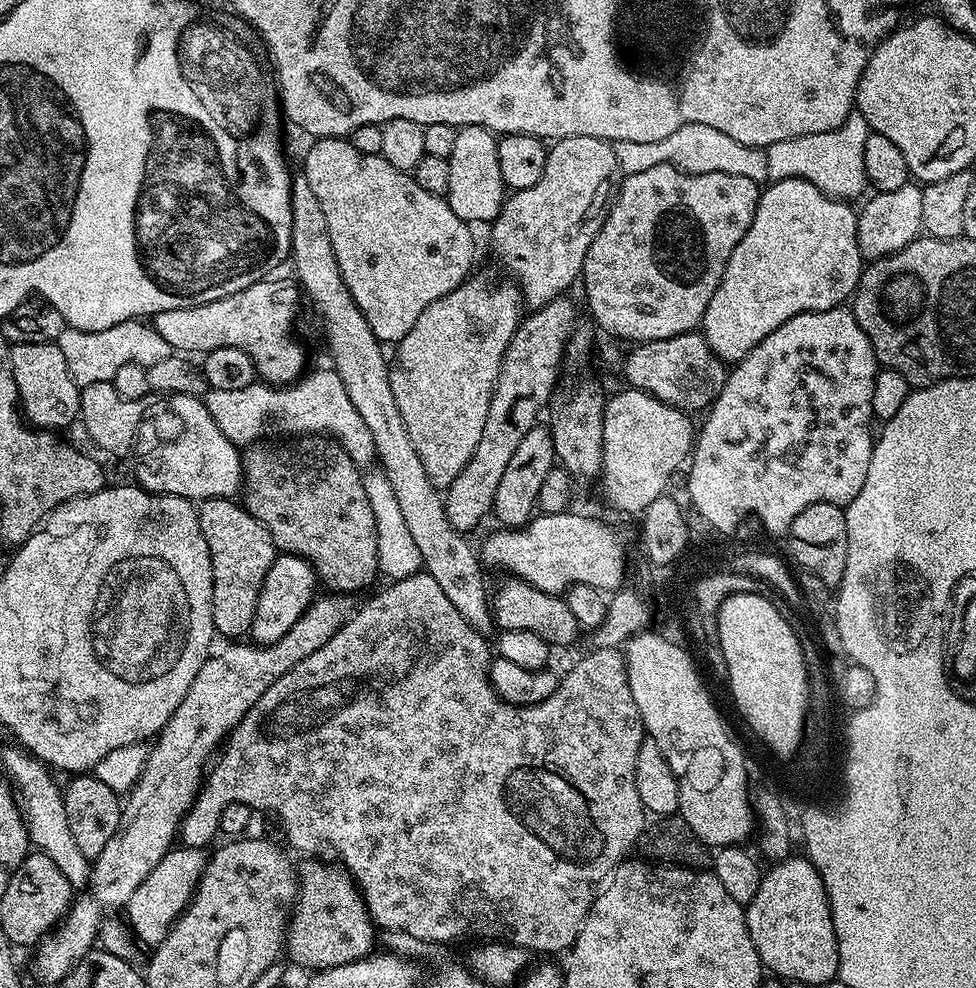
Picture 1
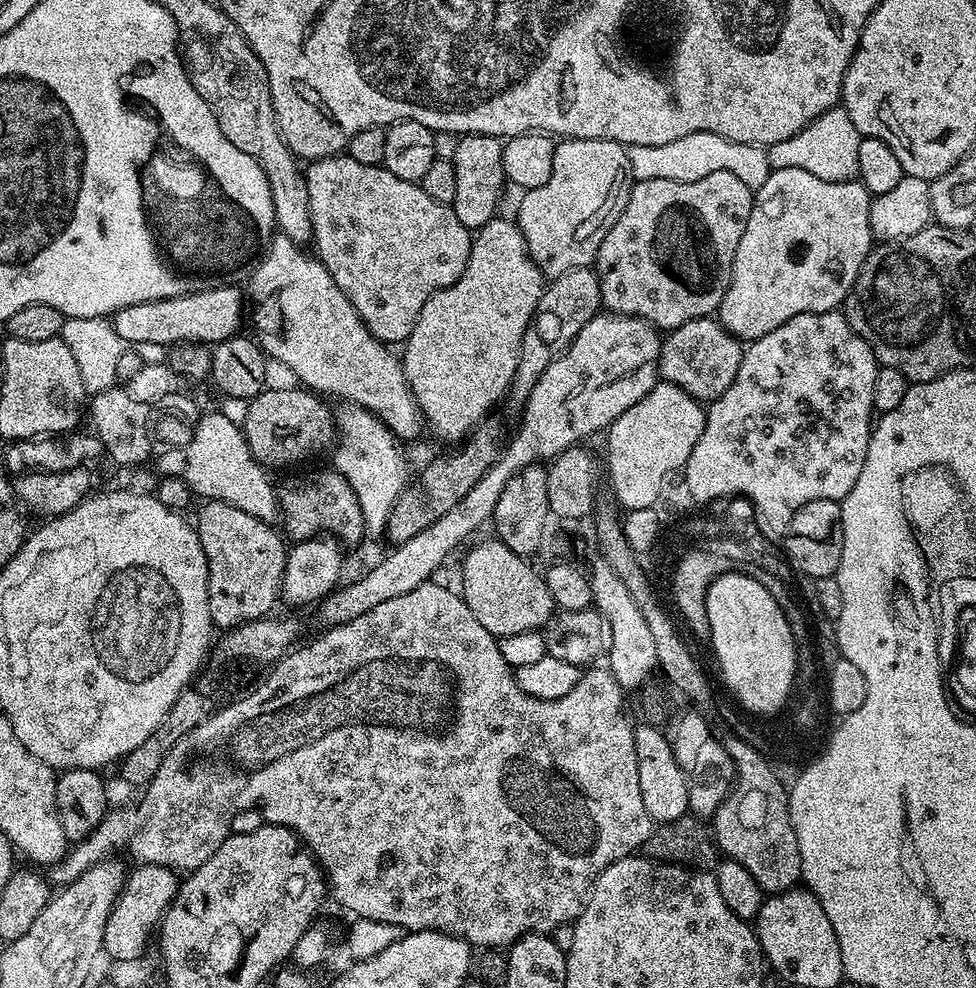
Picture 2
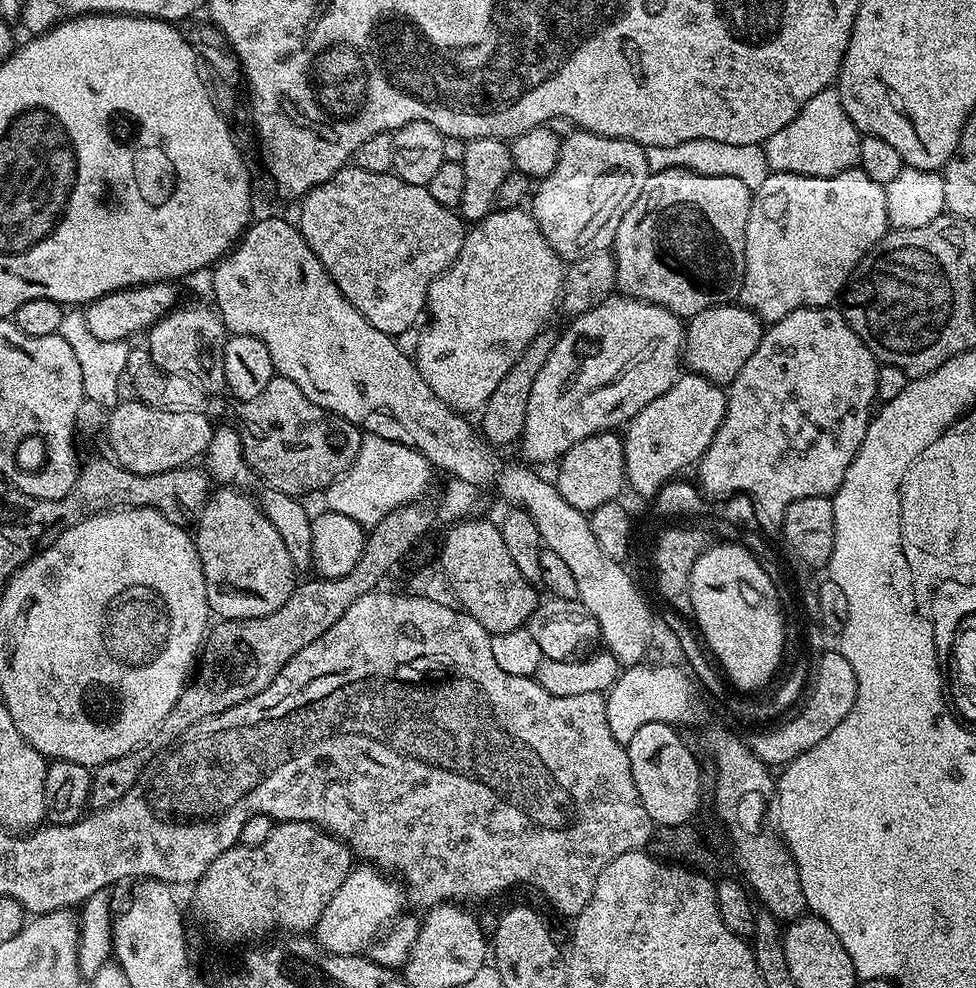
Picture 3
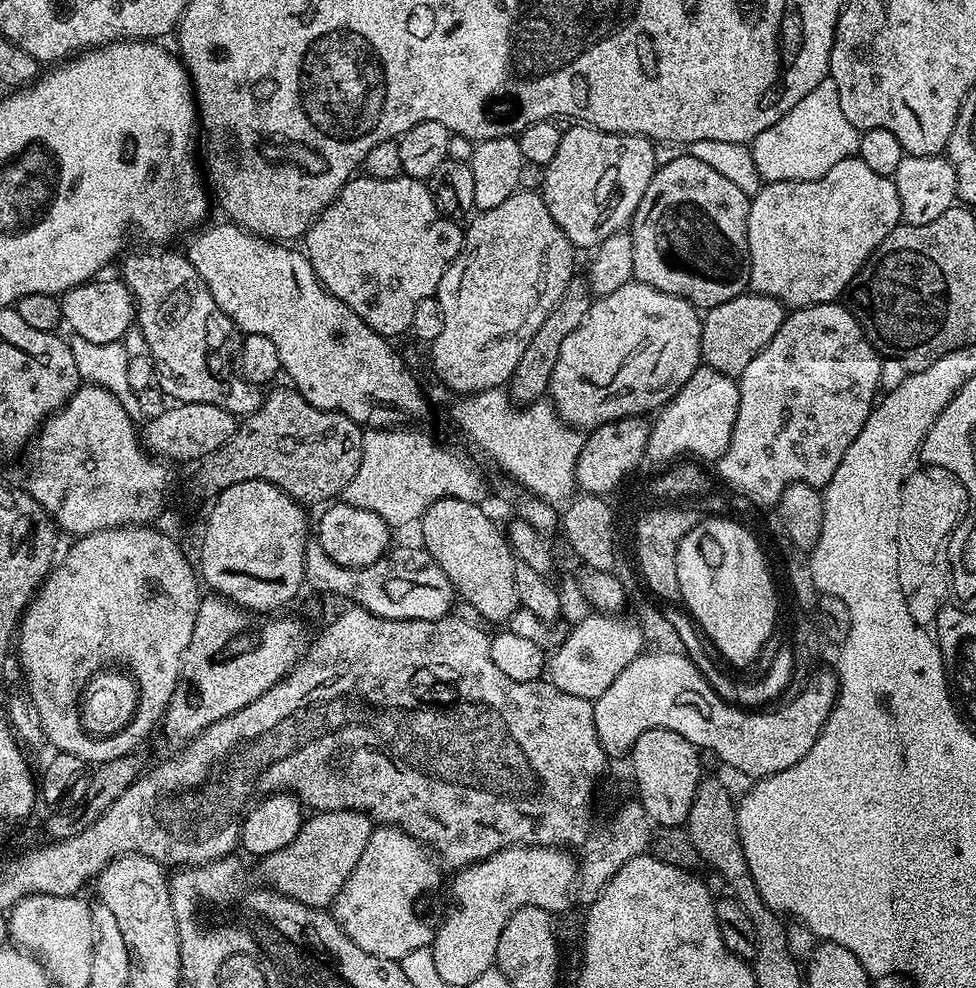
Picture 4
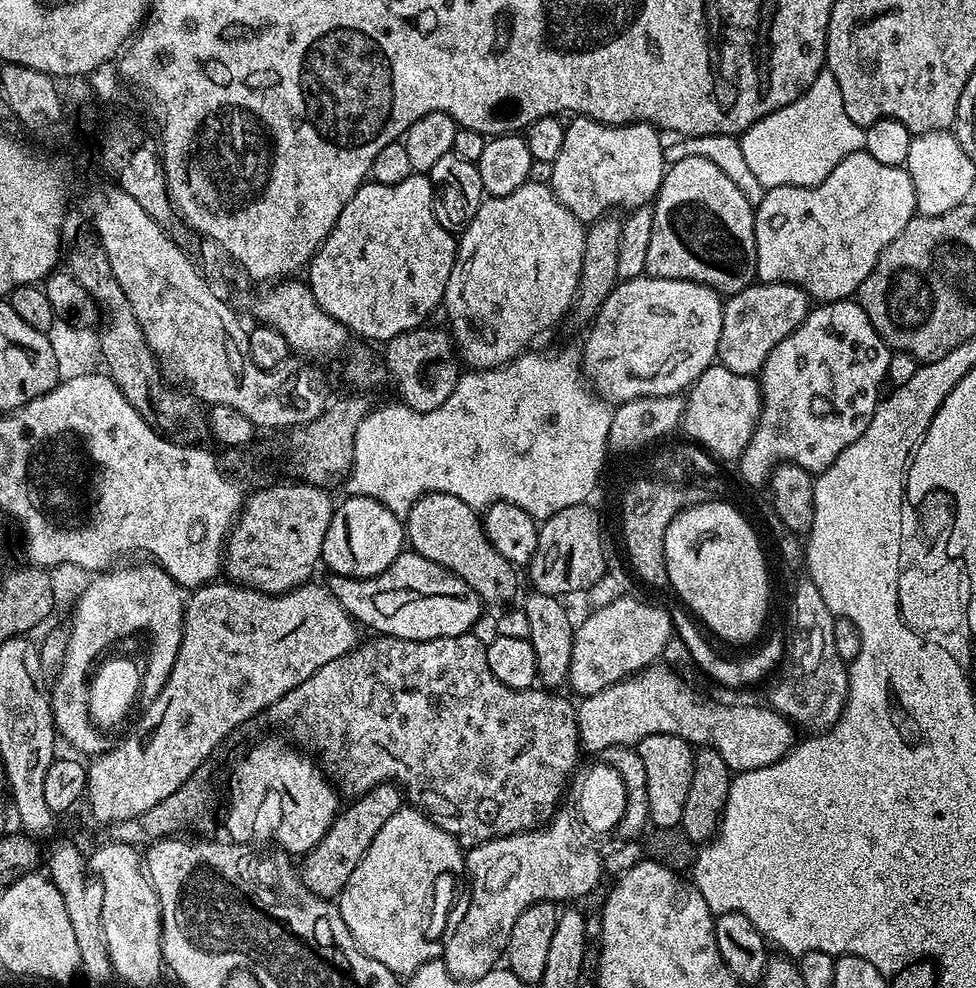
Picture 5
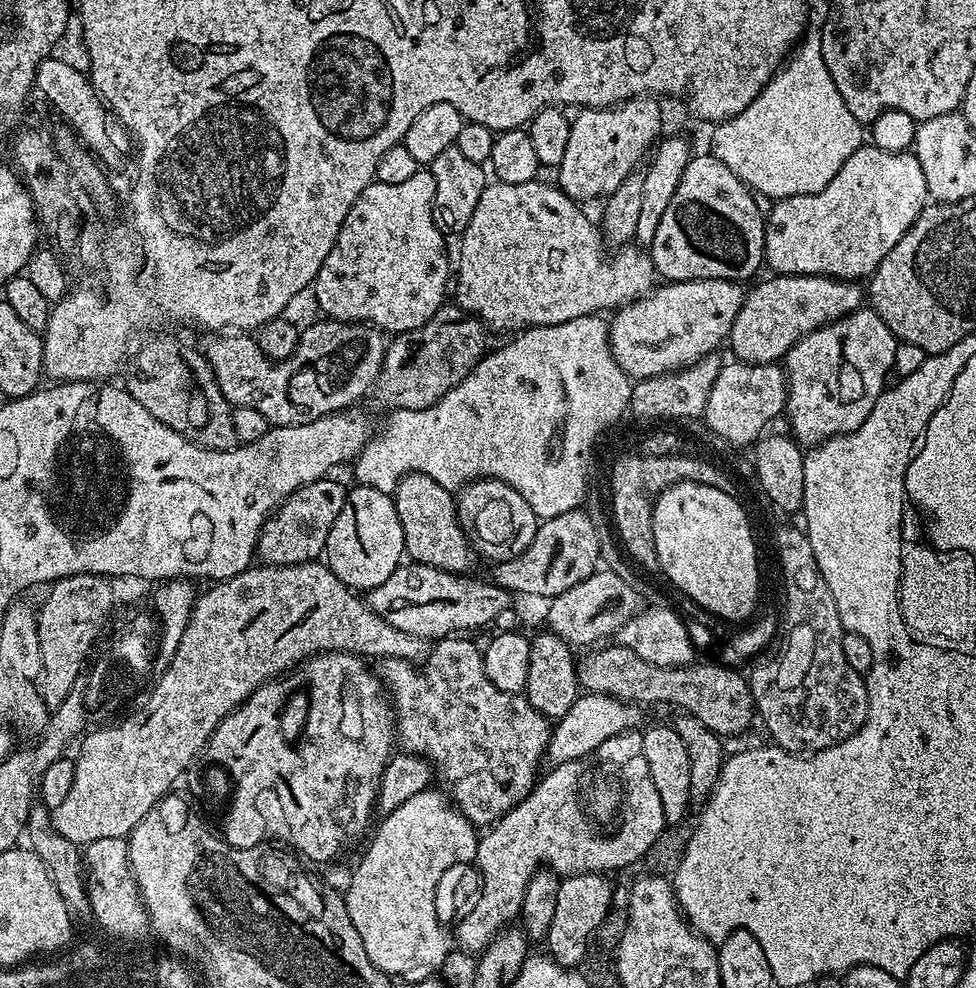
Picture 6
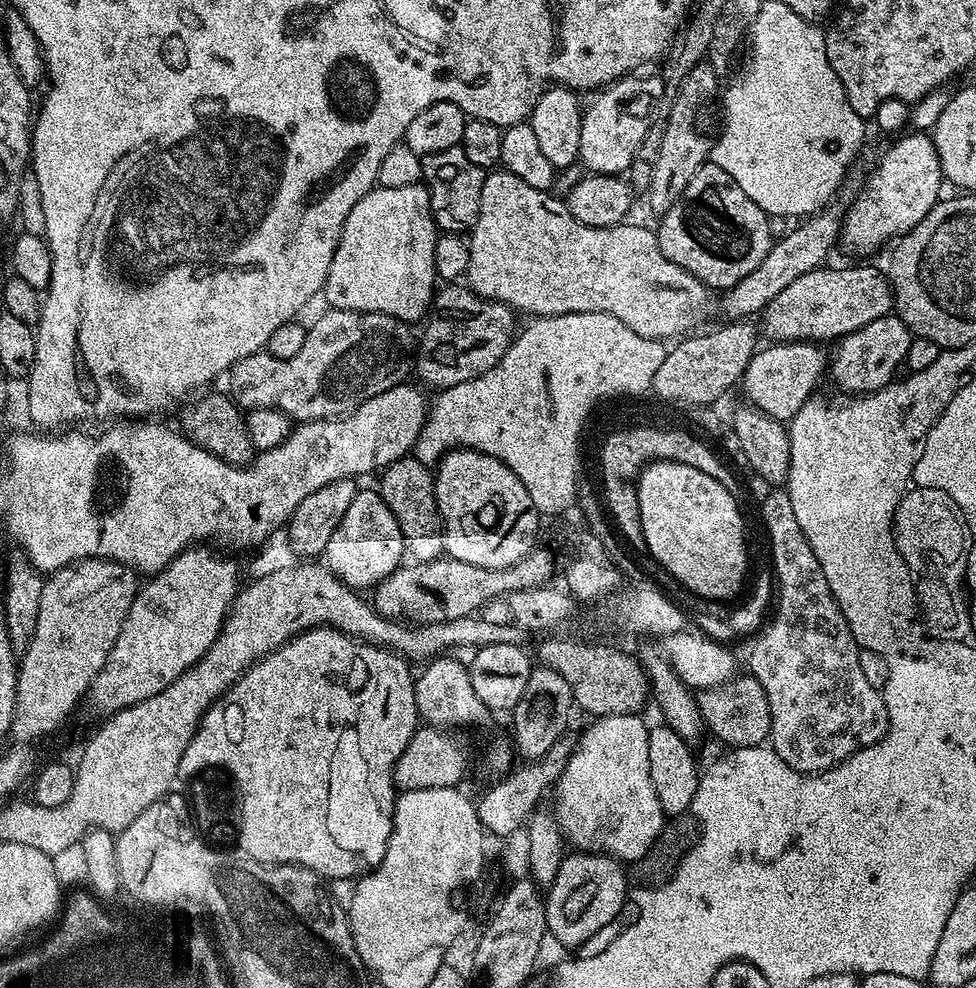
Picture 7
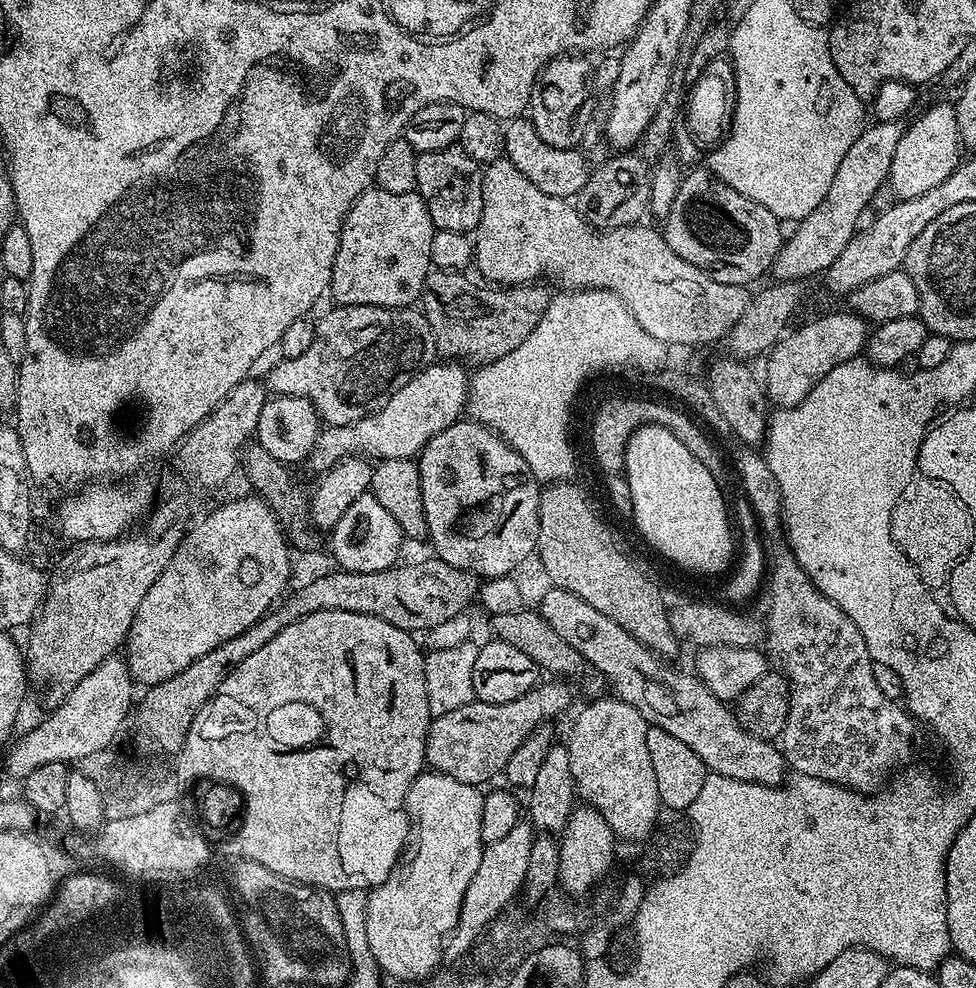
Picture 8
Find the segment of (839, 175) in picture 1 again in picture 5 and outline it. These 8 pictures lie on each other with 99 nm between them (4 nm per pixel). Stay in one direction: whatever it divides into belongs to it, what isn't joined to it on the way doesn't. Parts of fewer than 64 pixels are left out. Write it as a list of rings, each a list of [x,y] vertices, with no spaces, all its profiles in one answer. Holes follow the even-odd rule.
[[[825,70],[795,100],[754,122],[738,139],[742,155],[765,190],[778,186],[815,188],[842,158],[863,149],[864,129],[850,122],[846,106],[842,106],[842,90],[838,90],[834,74]]]

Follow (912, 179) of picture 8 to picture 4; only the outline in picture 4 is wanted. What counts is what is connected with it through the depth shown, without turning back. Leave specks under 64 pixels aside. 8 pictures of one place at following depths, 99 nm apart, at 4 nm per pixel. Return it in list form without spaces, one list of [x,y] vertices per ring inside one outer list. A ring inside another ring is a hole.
[[[859,155],[838,162],[838,166],[834,166],[834,170],[830,170],[830,174],[817,180],[787,180],[786,182],[765,183],[761,187],[760,193],[751,197],[748,206],[748,257],[750,258],[751,291],[756,292],[759,296],[774,298],[792,310],[839,301],[847,293],[848,284],[856,277],[858,270],[862,270],[862,266],[872,257],[874,250],[886,238],[886,234],[890,234],[890,230],[894,230],[897,224],[901,223],[901,220],[895,179],[891,176],[874,174],[874,170],[870,170],[870,166],[866,166],[866,162],[862,162]]]

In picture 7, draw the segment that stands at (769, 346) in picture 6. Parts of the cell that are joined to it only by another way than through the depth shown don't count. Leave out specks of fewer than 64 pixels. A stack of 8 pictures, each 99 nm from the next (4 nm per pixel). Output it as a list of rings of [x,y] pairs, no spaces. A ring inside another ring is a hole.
[[[860,262],[857,268],[821,266],[790,282],[774,302],[764,307],[763,335],[765,332],[772,342],[835,342],[841,336],[862,330],[862,326],[870,326],[870,322],[878,322],[878,318],[889,315],[894,308],[892,285],[881,269],[879,272],[864,263],[868,262]]]

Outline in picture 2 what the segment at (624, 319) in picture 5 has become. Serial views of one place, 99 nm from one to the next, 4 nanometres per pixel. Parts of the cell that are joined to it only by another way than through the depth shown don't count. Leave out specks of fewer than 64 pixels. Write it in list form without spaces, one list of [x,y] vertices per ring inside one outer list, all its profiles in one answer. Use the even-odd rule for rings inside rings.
[[[597,314],[570,342],[570,346],[538,378],[534,390],[530,390],[530,398],[524,404],[520,420],[520,429],[516,432],[516,437],[507,441],[506,447],[501,451],[499,458],[470,486],[470,494],[454,506],[454,510],[446,510],[438,522],[426,526],[414,538],[406,542],[395,545],[391,549],[389,556],[384,556],[365,576],[357,578],[353,584],[345,583],[337,587],[331,596],[324,597],[319,601],[320,620],[324,623],[325,629],[336,628],[339,624],[354,622],[354,618],[362,618],[366,610],[374,610],[374,606],[382,606],[382,602],[390,602],[390,598],[398,598],[402,594],[410,594],[410,590],[418,590],[418,586],[429,583],[432,576],[444,564],[444,559],[467,538],[471,532],[479,530],[483,524],[487,525],[494,514],[494,506],[498,506],[498,498],[502,490],[506,490],[506,482],[514,478],[523,468],[529,464],[540,464],[541,462],[551,462],[556,459],[559,452],[564,452],[568,448],[584,442],[587,436],[592,436],[595,432],[603,433],[619,416],[626,414],[630,406],[634,406],[658,383],[658,369],[660,367],[660,345],[662,343],[661,333],[652,324],[645,320],[639,320],[637,316],[618,316],[615,314]]]

